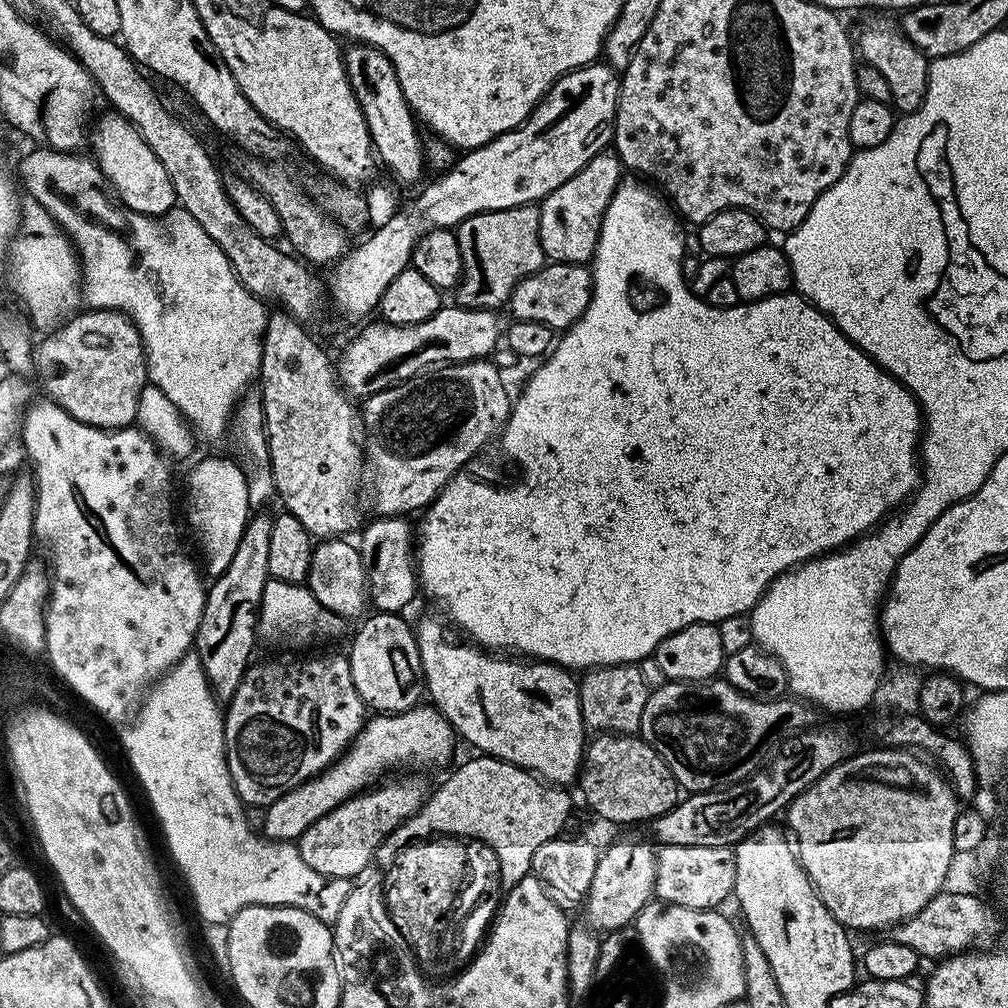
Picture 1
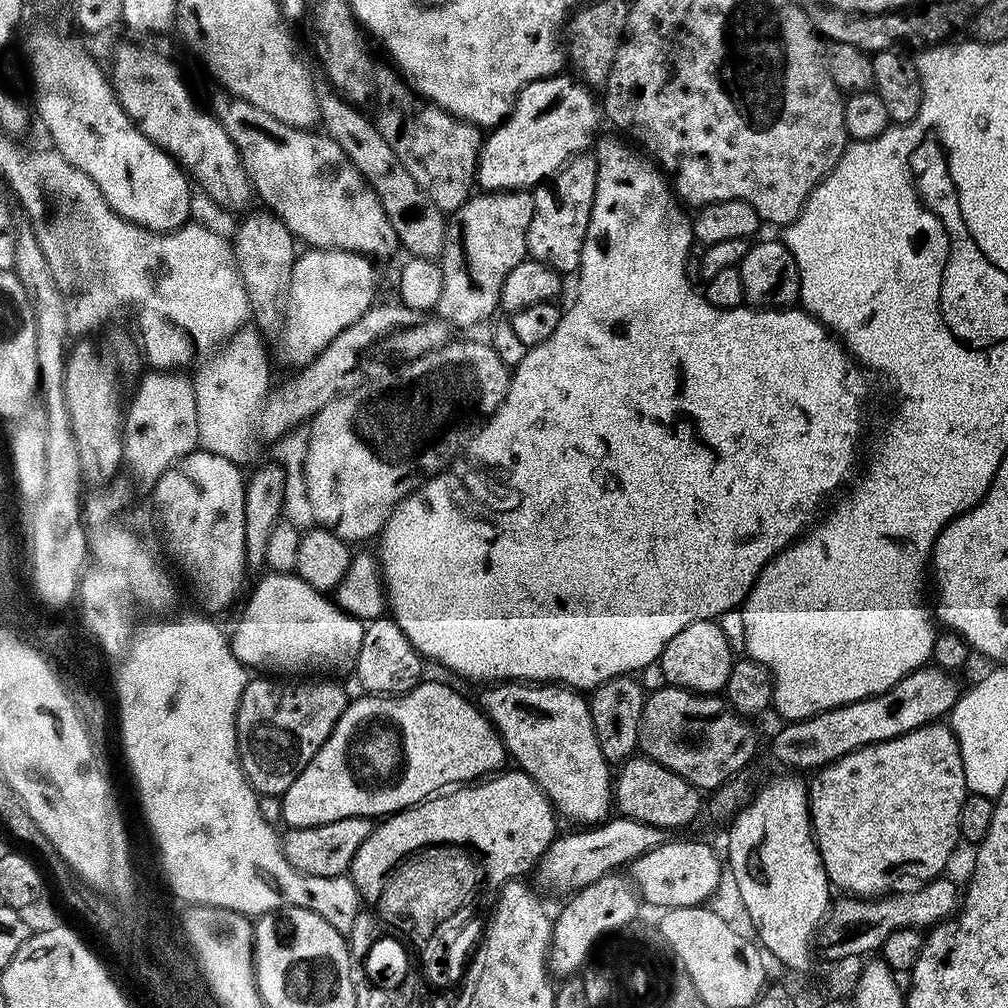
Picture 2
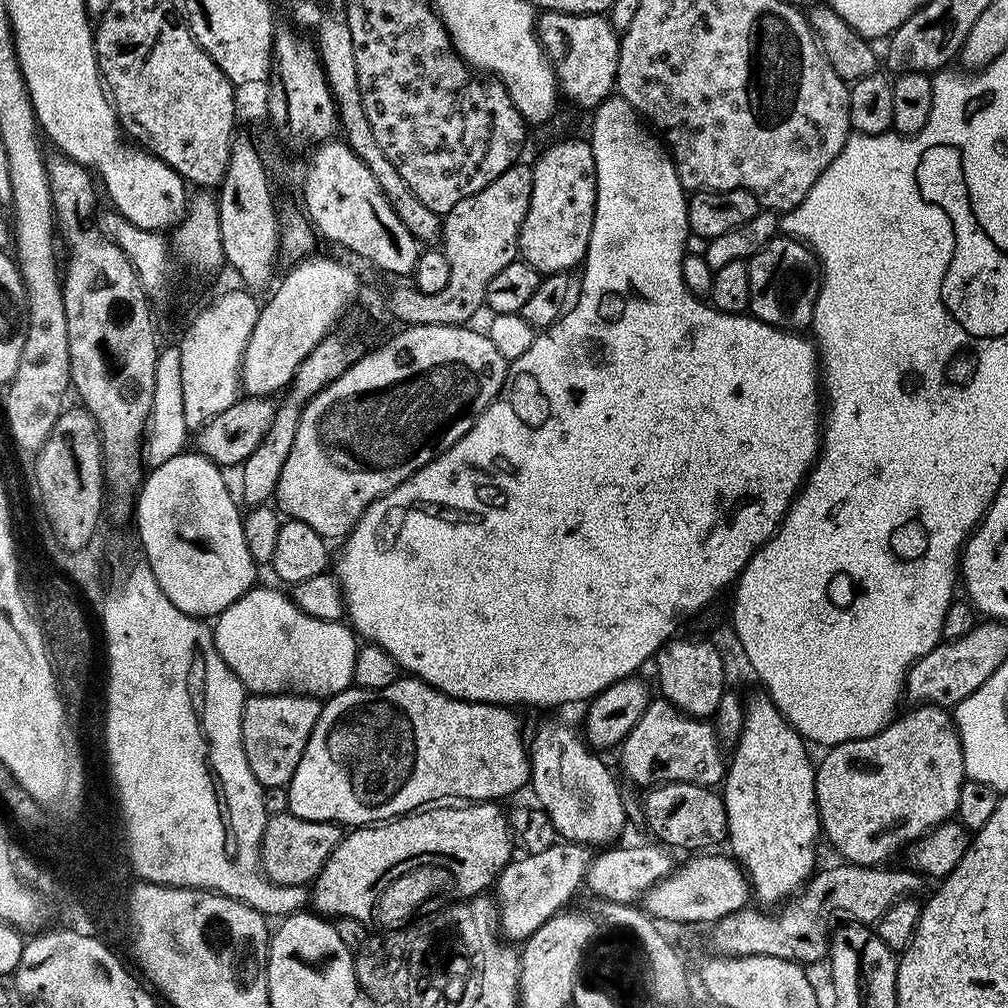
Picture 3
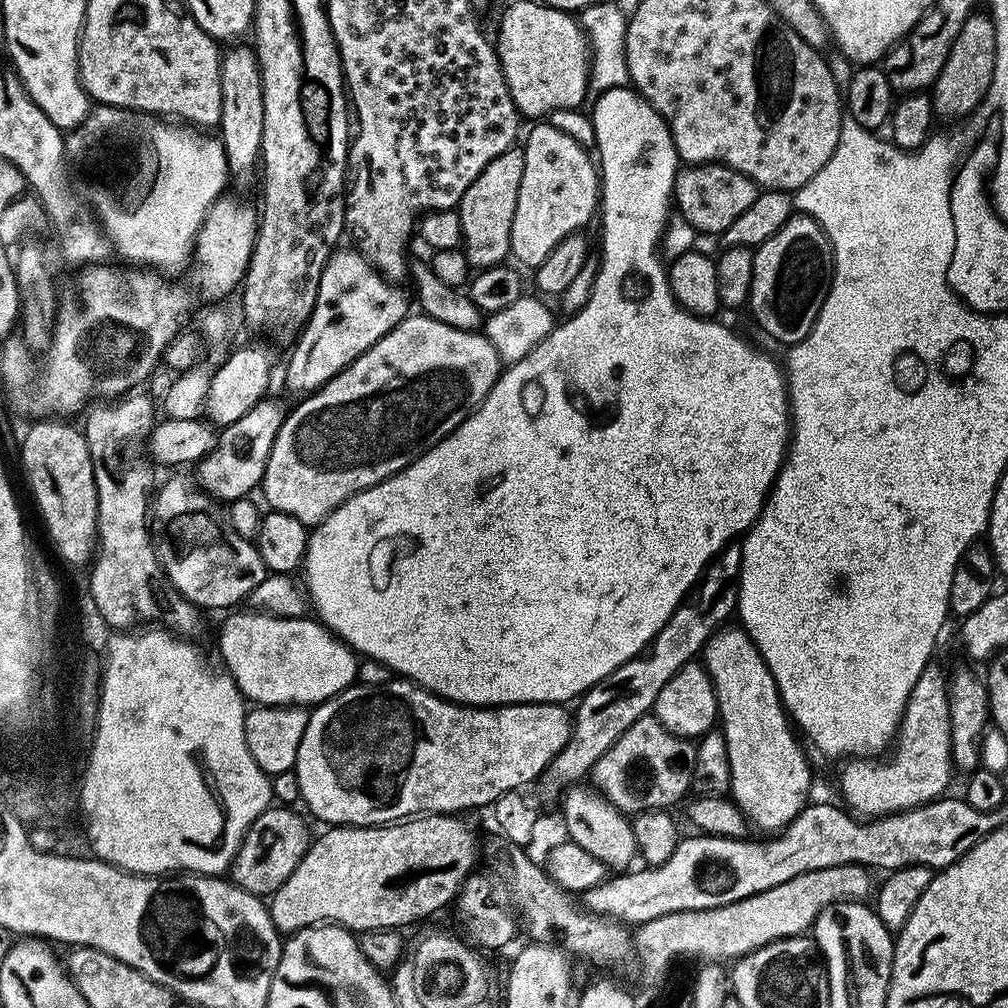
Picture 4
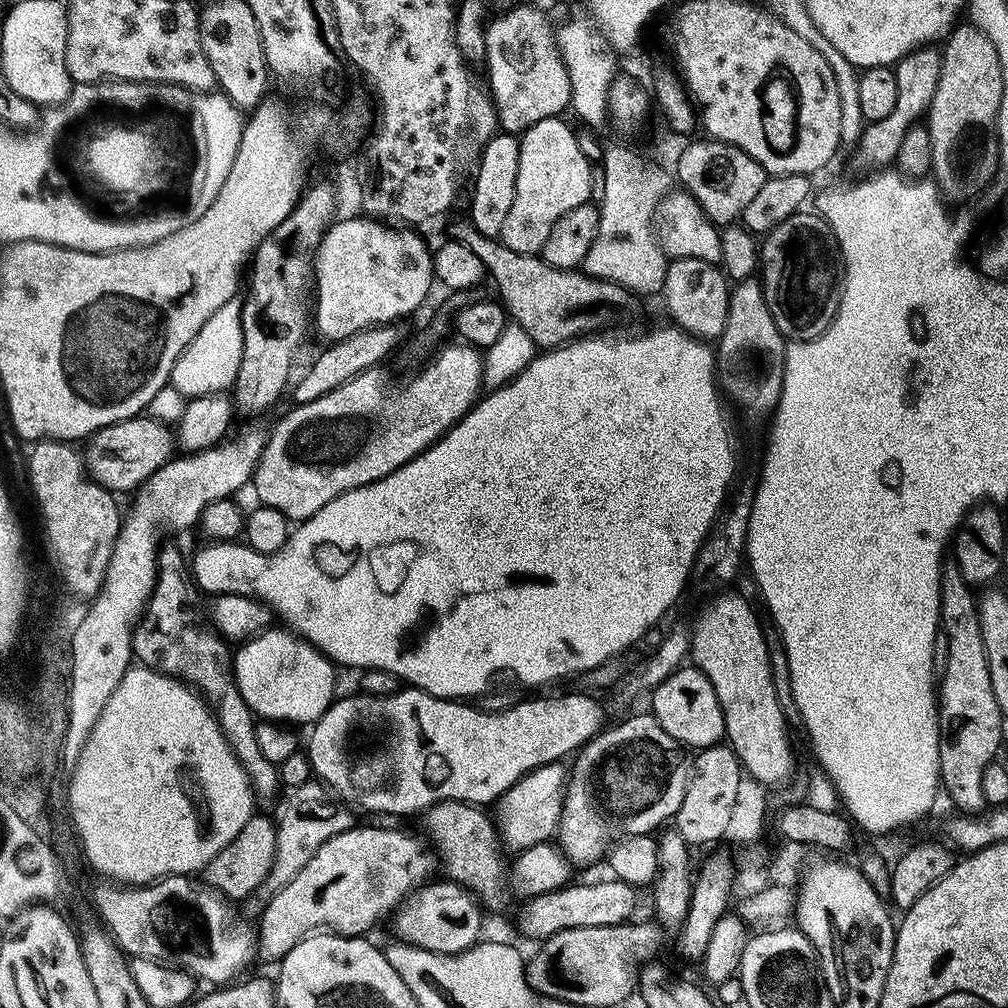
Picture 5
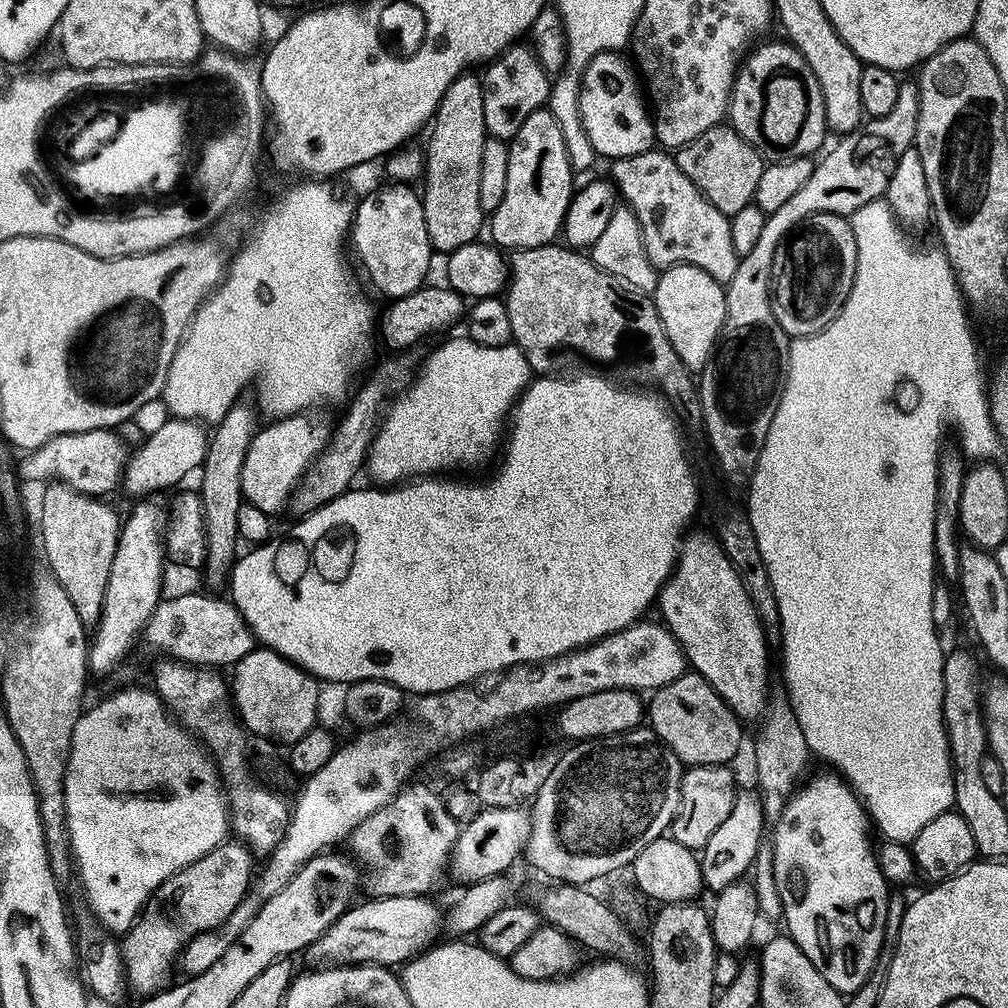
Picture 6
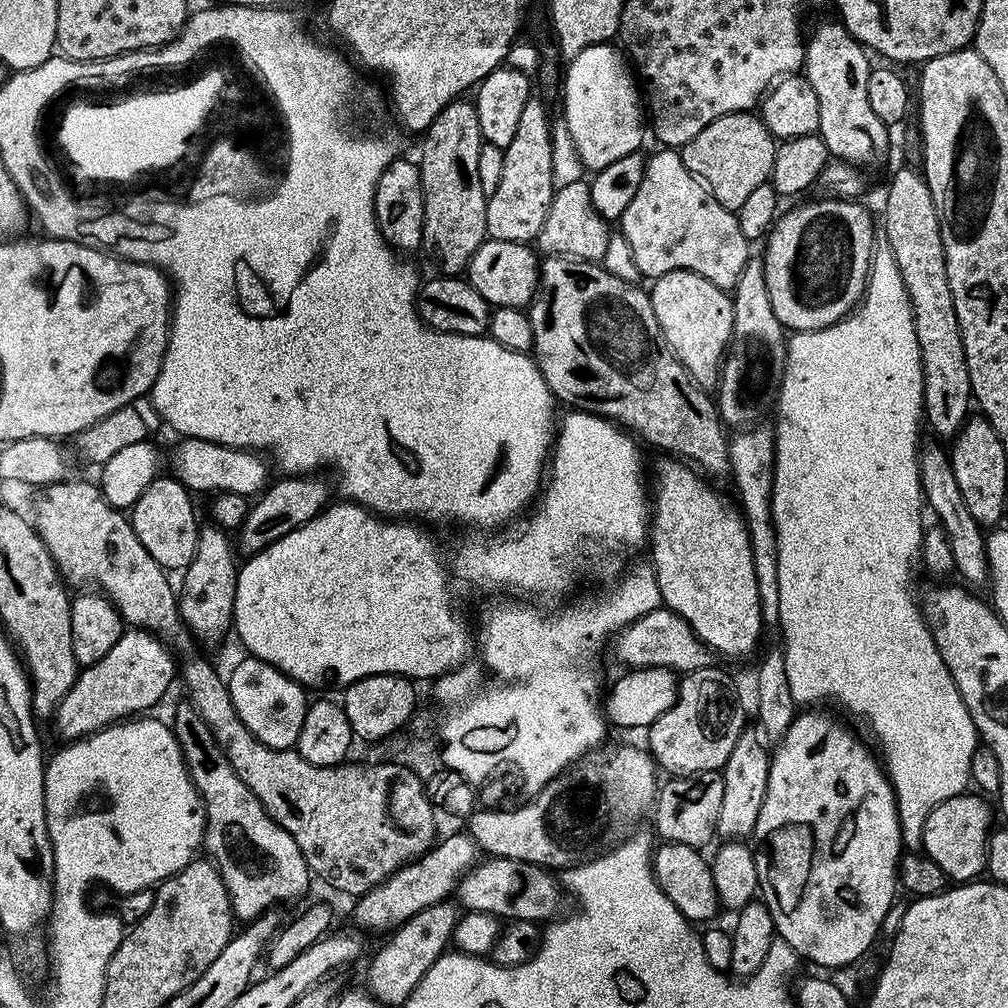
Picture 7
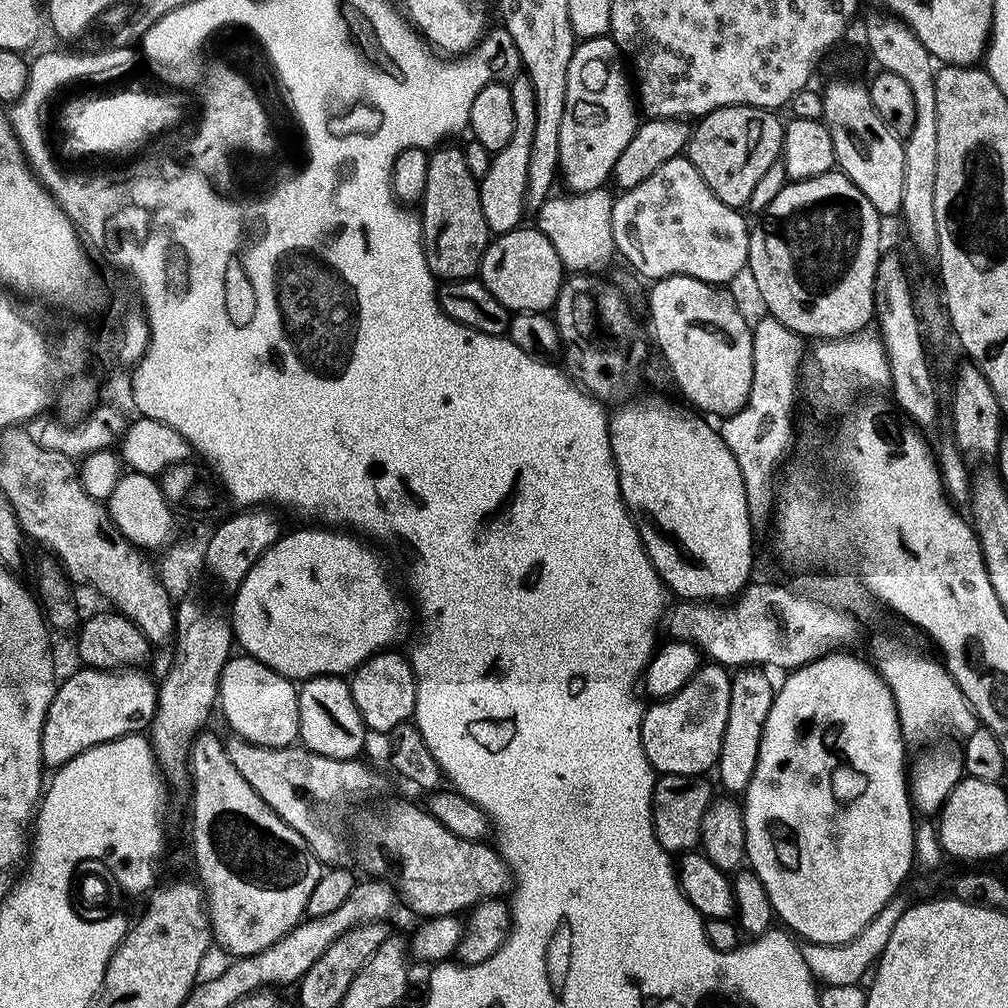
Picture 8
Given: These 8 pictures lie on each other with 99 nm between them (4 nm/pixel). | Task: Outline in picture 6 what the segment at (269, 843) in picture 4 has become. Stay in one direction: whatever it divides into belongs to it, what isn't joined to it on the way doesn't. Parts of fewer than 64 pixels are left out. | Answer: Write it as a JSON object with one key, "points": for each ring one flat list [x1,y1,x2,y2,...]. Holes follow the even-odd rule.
{"points":[[232,838,219,844,214,850,210,850,210,854,202,854,202,858,198,858,198,862,190,862,190,866,178,870,160,884,160,887,156,889,155,899,157,901,172,900,176,912,145,911,142,918,137,919,136,923,123,933,118,944,120,957,123,960,124,979,131,991,133,988,134,991,141,992,139,994,141,997,147,998,169,987,168,975,172,972,172,963,175,960,177,963,178,957,183,953,188,941,200,932,214,932,220,928,230,918,232,911,248,895,250,891,248,883,252,880,252,859,254,856,248,845,239,839]]}

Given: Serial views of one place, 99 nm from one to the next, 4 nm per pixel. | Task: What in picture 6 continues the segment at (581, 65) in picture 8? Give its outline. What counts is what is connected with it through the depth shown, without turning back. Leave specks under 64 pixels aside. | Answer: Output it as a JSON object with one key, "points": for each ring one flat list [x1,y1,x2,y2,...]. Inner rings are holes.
{"points":[[616,52,596,55,584,71,579,96,586,134,597,155,608,160,636,156,655,145,655,132,639,77,629,61,620,56,623,55]]}

